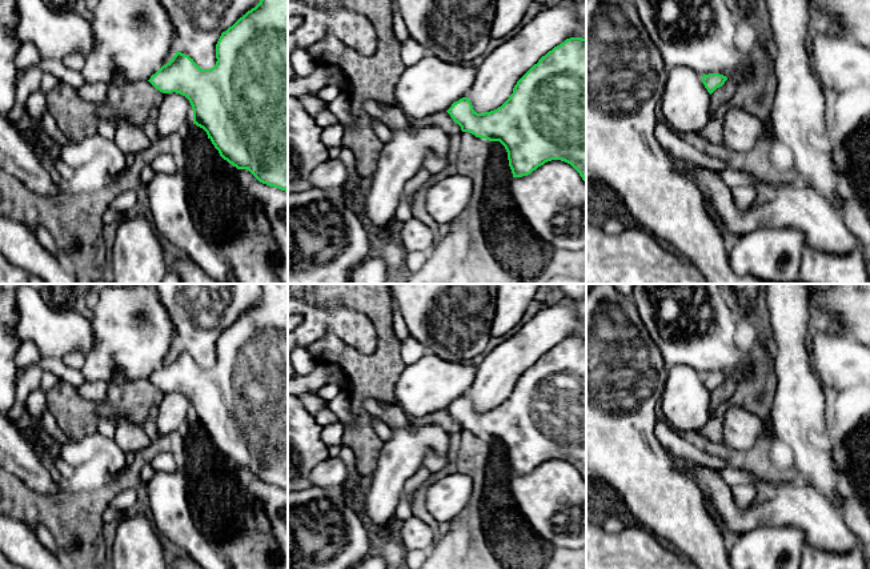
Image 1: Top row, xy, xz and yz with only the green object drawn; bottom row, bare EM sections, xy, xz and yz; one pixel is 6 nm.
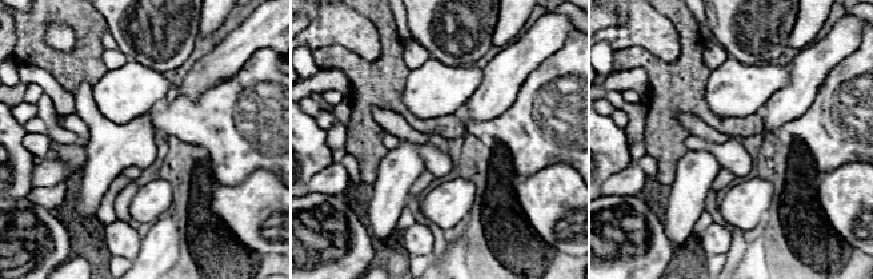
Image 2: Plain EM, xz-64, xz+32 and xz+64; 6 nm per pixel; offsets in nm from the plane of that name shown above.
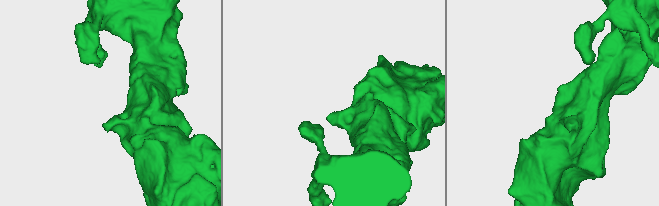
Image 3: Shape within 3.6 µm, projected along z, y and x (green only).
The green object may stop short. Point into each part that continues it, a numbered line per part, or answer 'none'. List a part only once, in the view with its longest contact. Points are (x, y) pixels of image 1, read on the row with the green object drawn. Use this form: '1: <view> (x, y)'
none

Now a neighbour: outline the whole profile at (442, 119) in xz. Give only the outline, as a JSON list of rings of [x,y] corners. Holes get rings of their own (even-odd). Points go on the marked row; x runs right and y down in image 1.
[[[440,112],[436,115],[430,115],[425,119],[416,119],[416,117],[410,117],[410,116],[406,116],[406,117],[408,117],[409,124],[440,127],[448,135],[456,135],[456,133],[462,132],[461,127],[453,121],[453,119],[450,117],[450,115],[448,112]]]

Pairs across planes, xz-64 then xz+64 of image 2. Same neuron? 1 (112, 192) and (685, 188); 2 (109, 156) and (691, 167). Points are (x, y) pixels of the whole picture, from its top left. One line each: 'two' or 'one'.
1: two
2: one

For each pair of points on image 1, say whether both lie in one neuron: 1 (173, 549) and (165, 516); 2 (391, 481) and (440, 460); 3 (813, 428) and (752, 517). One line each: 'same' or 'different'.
1: different
2: different
3: different

